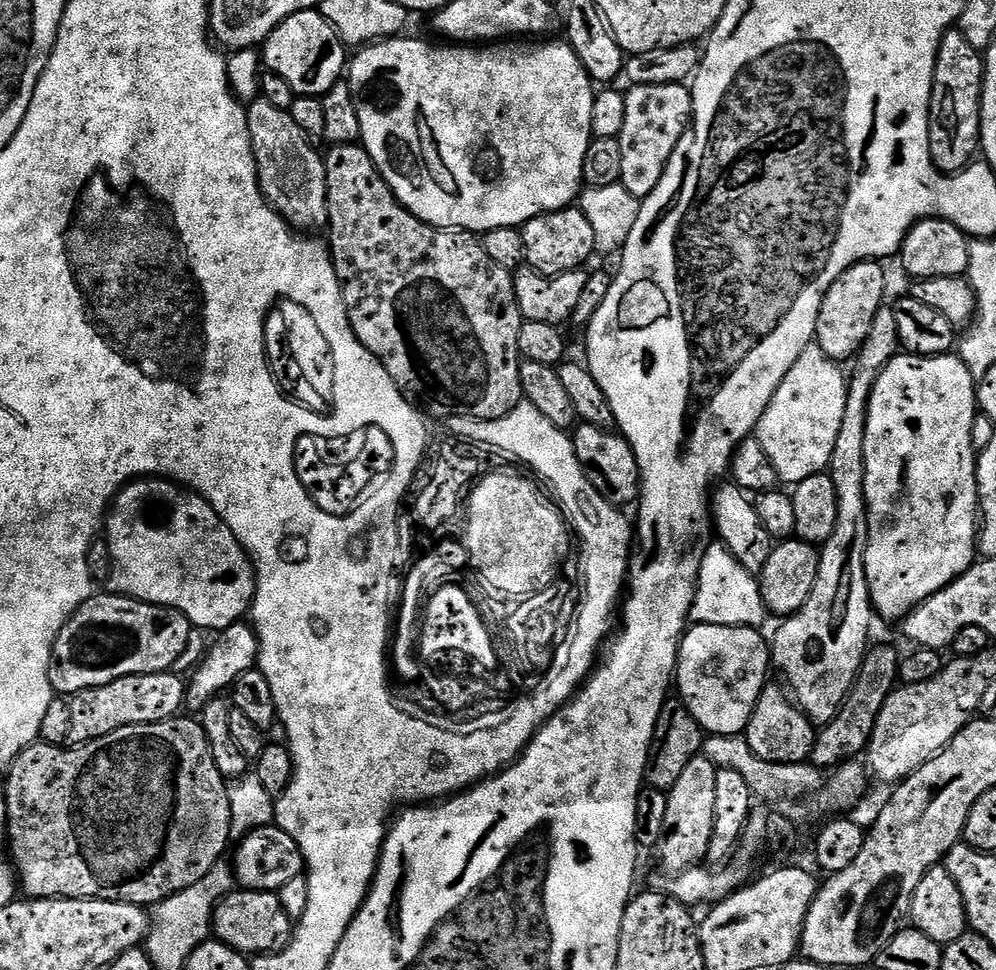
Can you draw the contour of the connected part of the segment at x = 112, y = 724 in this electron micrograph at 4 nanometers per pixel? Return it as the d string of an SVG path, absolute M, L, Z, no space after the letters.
M169 670L158 674L118 678L106 686L77 692L70 700L70 741L79 746L106 734L114 734L114 730L122 730L122 726L157 724L179 717L185 707L185 691L185 681Z

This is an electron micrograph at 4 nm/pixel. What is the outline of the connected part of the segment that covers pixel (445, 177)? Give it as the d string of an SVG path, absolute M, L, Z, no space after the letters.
M393 38L391 40L381 40L374 44L361 47L356 57L351 57L350 63L346 68L346 79L352 87L352 97L354 106L358 106L358 122L360 123L360 140L362 147L370 154L370 158L378 166L378 170L386 178L386 182L394 190L394 194L399 198L410 211L416 215L419 220L431 224L433 228L447 228L449 230L463 230L473 234L483 234L490 230L499 228L520 228L521 226L533 220L535 216L542 216L546 212L559 212L562 208L567 208L579 197L582 191L584 179L582 178L582 162L586 162L586 150L590 150L594 139L592 134L592 119L594 118L594 98L597 89L594 87L594 81L588 77L588 72L582 66L578 54L566 42L560 44L552 40L549 44L540 44L544 42L496 42L491 46L444 46L448 48L439 48L436 44L427 44L424 40L404 40L405 38Z

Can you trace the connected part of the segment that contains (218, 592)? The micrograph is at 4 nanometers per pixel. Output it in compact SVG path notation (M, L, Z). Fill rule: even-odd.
M137 478L125 484L110 505L106 516L106 539L112 555L113 593L130 596L143 604L177 608L200 628L223 630L241 623L249 615L256 596L256 570L252 559L222 522L222 518L195 492L167 478Z

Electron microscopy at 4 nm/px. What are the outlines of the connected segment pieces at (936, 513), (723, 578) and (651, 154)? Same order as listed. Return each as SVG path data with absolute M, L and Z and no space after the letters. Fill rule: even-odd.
M898 354L882 370L878 382L874 382L874 390L870 394L868 403L868 417L866 418L866 502L868 503L868 545L866 546L866 582L868 583L868 593L872 599L872 607L884 620L903 621L904 617L917 608L921 602L930 599L938 590L942 590L950 582L954 582L961 576L967 568L972 567L978 556L978 513L980 510L980 499L978 498L978 482L976 481L976 457L978 453L974 450L974 442L970 438L970 430L974 430L974 418L978 415L976 406L976 381L977 377L970 374L970 370L960 361L959 355L949 354L946 356L910 356Z
M719 542L703 549L700 558L700 579L696 585L696 601L692 603L692 624L713 624L735 628L763 629L764 619L770 613L764 606L759 579L744 569L742 562L730 554L730 550Z
M684 84L666 86L638 86L624 93L626 118L622 134L618 137L622 146L623 188L630 190L638 201L645 200L662 182L662 174L670 162L670 154L678 146L685 132L689 131L692 118L692 93Z

